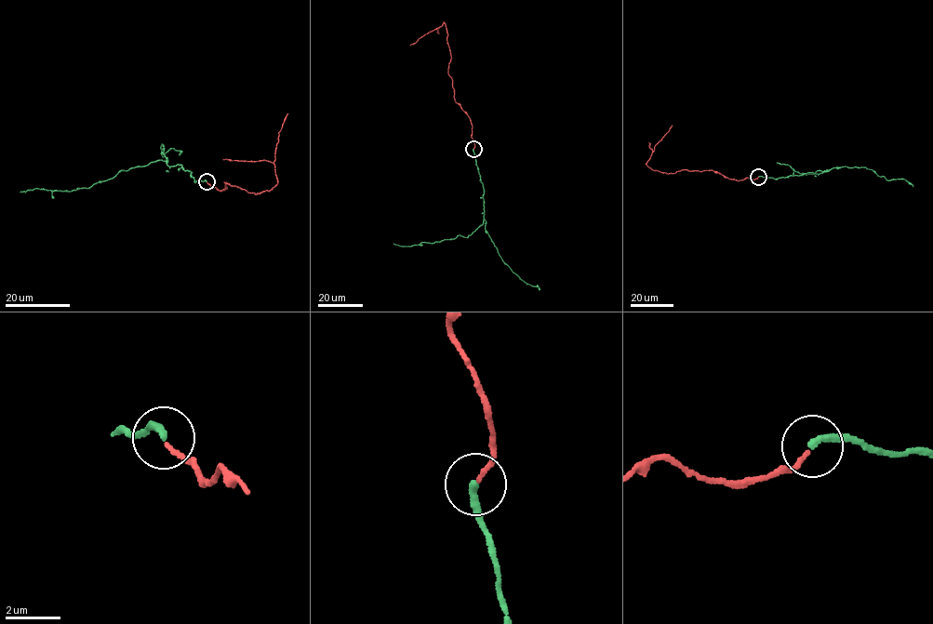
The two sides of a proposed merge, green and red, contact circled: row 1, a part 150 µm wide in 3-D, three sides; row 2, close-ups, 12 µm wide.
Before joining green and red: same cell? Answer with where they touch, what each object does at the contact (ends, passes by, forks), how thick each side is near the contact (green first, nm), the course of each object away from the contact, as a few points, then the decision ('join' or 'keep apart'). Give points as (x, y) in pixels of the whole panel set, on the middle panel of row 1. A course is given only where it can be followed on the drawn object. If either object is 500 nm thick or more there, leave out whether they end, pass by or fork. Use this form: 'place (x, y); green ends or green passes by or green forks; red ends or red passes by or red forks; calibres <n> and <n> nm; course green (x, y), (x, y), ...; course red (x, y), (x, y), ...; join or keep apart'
place (473, 149); green ends; red ends; calibres 240 and 160 nm; course green (473, 149), (484, 191), (482, 224), (468, 237), (459, 234), (439, 242), (405, 246), (393, 244); course red (473, 149), (472, 124), (467, 113), (456, 102), (448, 73), (451, 58), (445, 23), (436, 28), (439, 33); join

